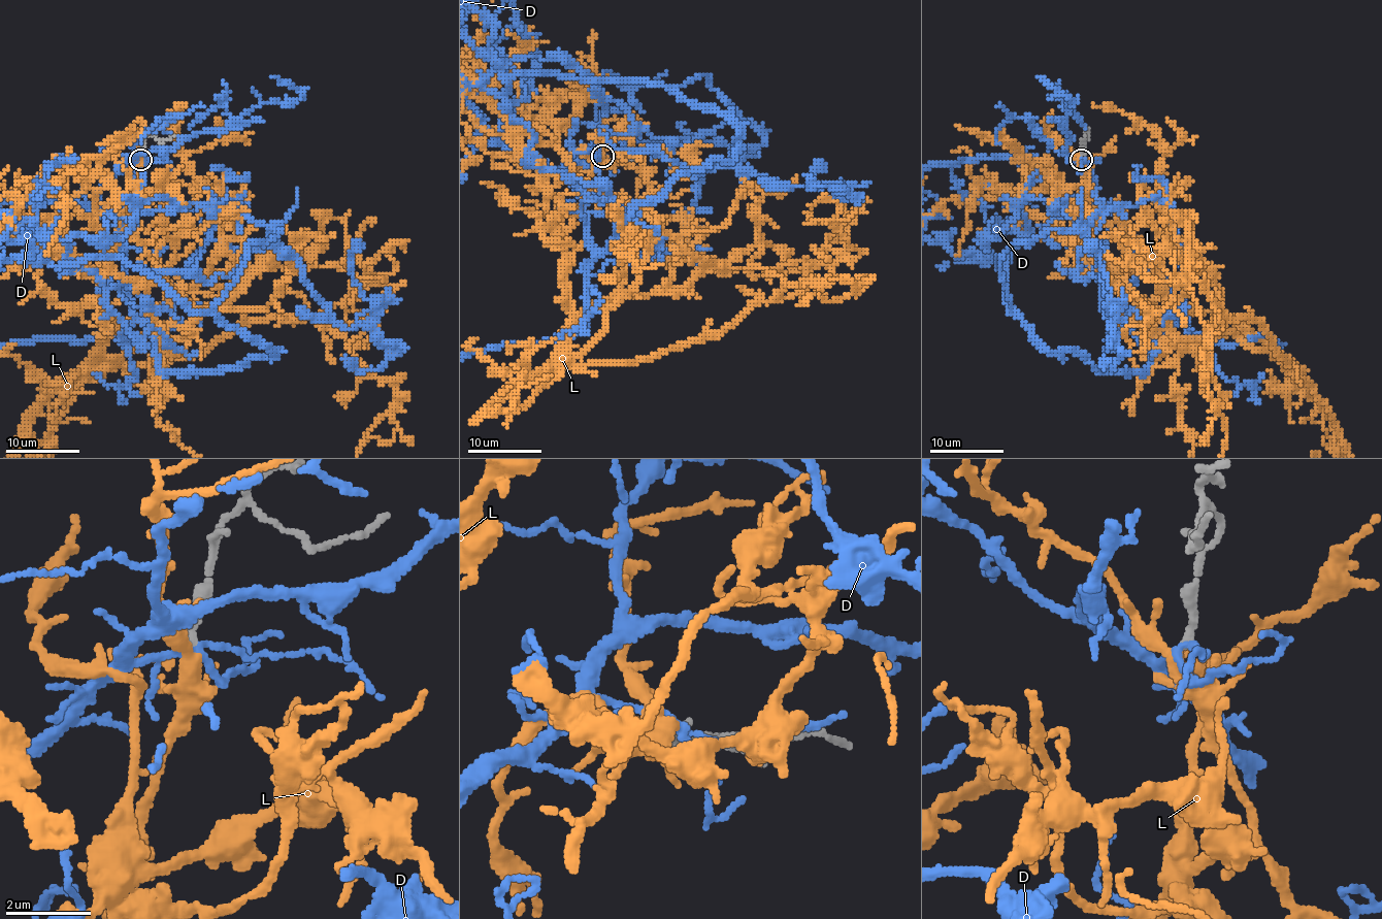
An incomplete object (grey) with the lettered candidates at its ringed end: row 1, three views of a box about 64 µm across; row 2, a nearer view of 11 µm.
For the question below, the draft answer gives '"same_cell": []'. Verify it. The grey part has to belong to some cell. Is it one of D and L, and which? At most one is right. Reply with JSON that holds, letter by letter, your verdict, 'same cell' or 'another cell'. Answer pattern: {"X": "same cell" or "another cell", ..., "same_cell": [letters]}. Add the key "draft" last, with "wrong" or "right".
{"D": "another cell", "L": "same cell", "same_cell": ["L"], "draft": "wrong"}

